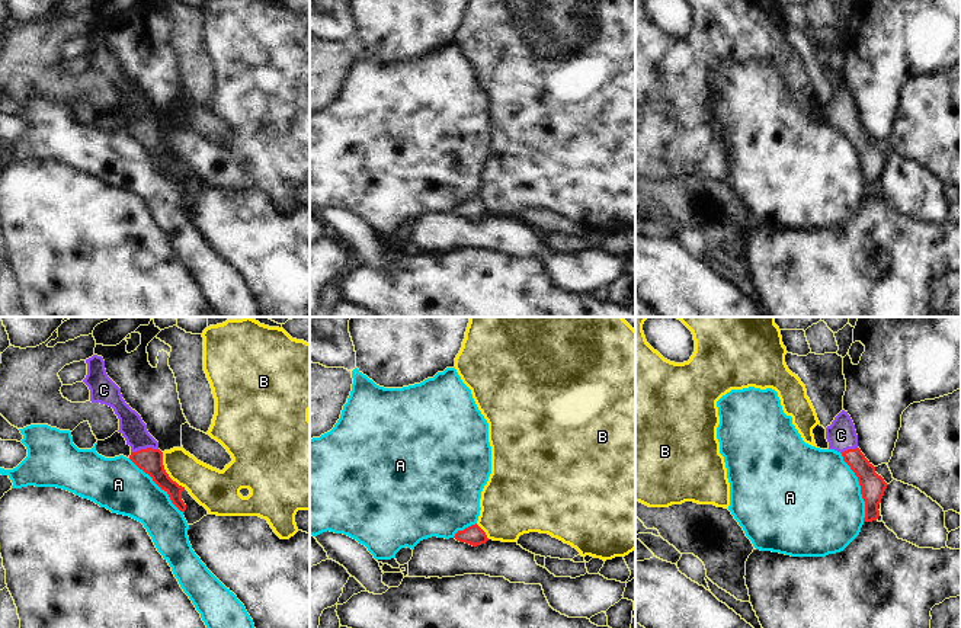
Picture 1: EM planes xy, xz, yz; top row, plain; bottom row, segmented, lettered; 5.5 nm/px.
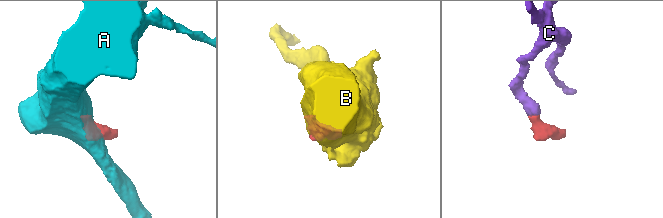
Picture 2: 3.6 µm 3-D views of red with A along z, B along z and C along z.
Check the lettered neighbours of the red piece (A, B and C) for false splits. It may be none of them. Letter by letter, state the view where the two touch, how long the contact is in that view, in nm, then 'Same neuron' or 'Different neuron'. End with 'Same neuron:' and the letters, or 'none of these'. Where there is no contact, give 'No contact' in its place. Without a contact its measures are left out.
A: Touches red in yz. Shared border 400 nm. Different neuron
B: Touches red in xy. Shared border 240 nm. Different neuron
C: Touches red in xy. Shared border 150 nm. Same neuron
Same neuron: C

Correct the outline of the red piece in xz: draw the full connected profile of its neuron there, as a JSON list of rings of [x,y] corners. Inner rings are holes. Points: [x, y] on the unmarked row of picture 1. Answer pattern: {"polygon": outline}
{"polygon": [[[477,198],[465,202],[464,205],[458,205],[454,212],[473,221],[486,218],[488,215],[486,206]]]}

